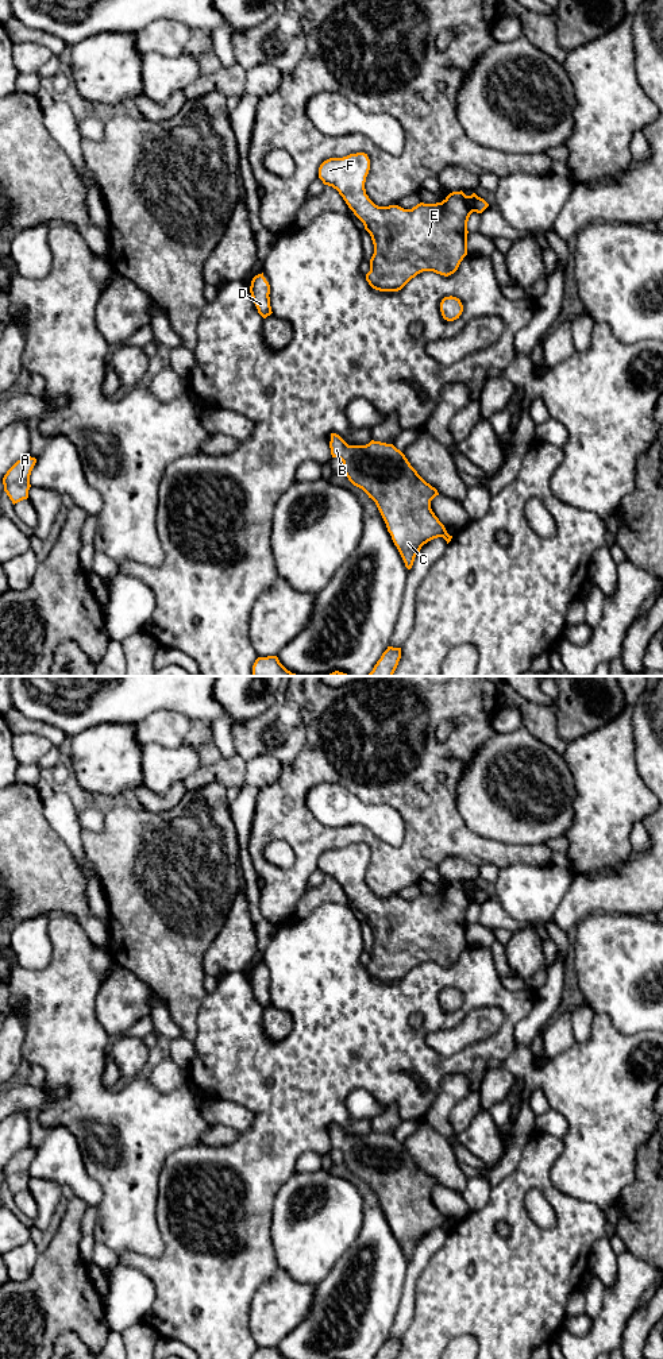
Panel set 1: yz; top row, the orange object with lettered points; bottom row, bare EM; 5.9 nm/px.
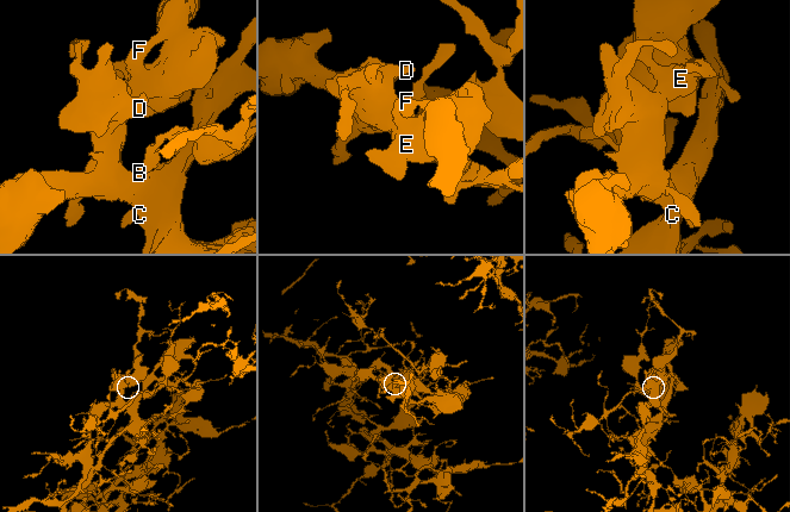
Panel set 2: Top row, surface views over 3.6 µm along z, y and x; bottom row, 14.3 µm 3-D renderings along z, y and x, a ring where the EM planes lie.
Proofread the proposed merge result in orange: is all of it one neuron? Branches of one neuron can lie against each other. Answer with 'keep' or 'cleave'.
keep

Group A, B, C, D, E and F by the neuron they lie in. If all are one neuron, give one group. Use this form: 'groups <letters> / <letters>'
groups A B C D E F

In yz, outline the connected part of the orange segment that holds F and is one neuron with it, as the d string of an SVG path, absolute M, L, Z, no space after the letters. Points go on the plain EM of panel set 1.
M365 843L329 849L319 858L323 875L339 883L371 927L374 945L370 950L370 962L366 965L369 976L379 982L398 982L423 962L444 968L454 965L467 946L469 908L473 903L482 904L489 895L475 884L466 887L460 881L450 884L442 893L420 893L412 900L398 896L378 897L366 885L369 861L370 850Z

